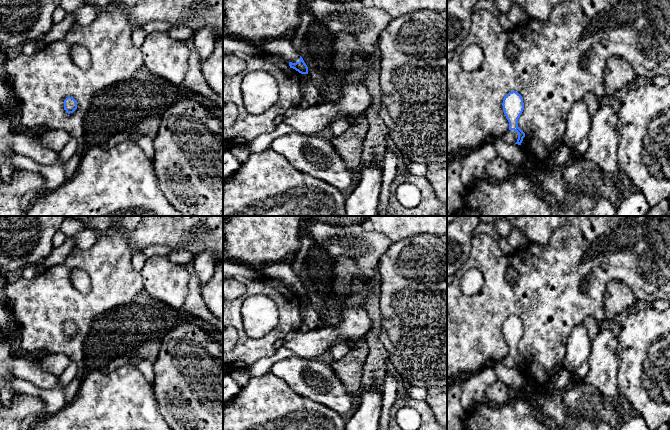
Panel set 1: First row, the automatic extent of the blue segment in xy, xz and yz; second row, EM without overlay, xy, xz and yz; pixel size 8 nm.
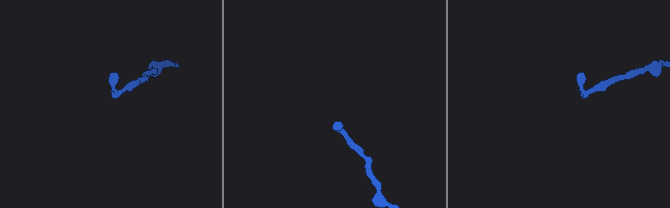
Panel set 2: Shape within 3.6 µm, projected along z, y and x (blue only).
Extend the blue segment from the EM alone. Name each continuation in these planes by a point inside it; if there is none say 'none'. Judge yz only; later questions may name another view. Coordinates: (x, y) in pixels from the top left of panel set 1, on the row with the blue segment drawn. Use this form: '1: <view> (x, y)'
1: yz (511, 136)

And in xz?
1: xz (281, 47)

